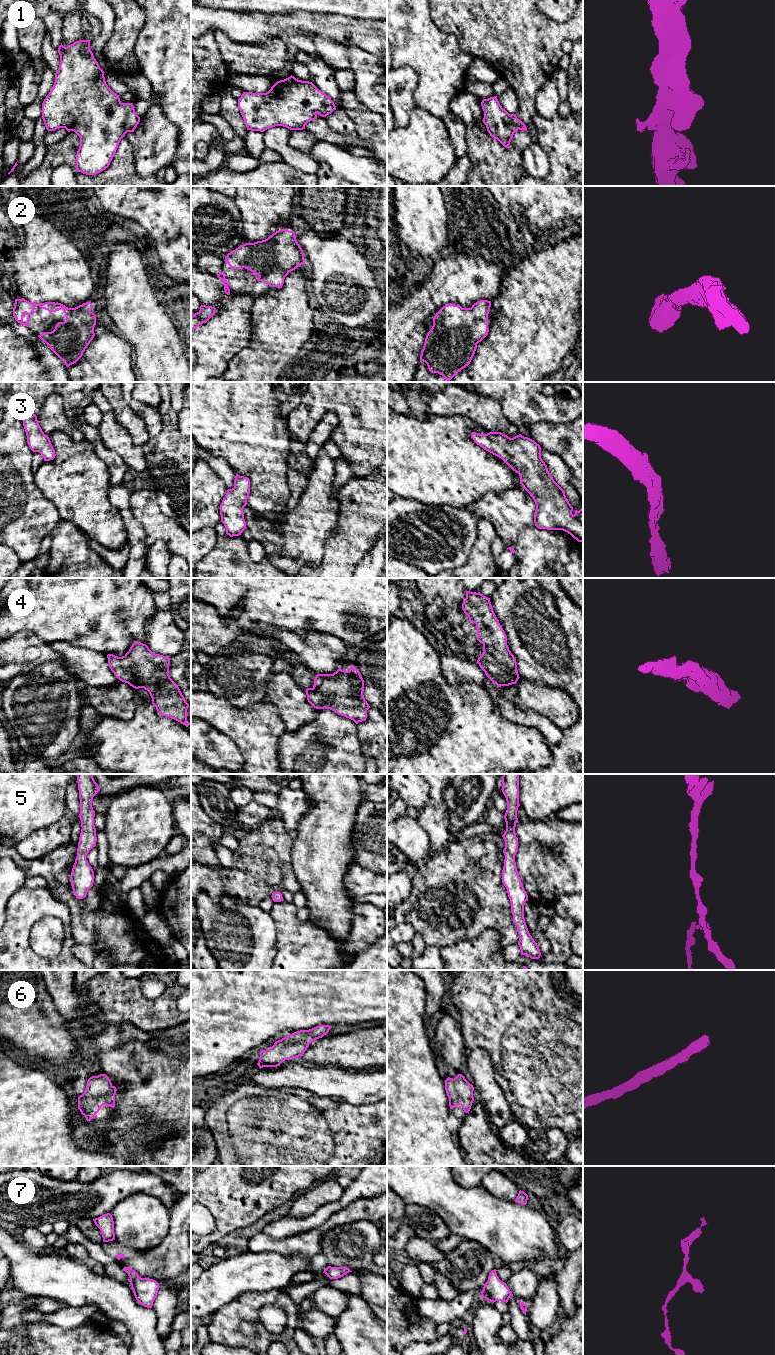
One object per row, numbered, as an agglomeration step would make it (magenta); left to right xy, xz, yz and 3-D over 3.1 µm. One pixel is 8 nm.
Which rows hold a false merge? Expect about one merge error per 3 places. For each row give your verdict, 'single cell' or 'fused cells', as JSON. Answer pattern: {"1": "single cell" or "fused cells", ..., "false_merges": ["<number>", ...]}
{"1": "single cell", "2": "single cell", "3": "single cell", "4": "single cell", "5": "single cell", "6": "single cell", "7": "single cell", "false_merges": []}

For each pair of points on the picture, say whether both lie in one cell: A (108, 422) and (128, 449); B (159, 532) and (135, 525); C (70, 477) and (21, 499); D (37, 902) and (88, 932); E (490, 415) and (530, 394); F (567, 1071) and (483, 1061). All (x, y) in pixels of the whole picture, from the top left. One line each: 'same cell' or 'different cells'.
A: same cell
B: different cells
C: different cells
D: different cells
E: different cells
F: different cells

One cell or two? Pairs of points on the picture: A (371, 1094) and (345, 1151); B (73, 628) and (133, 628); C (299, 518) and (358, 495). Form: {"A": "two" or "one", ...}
{"A": "two", "B": "one", "C": "two"}

